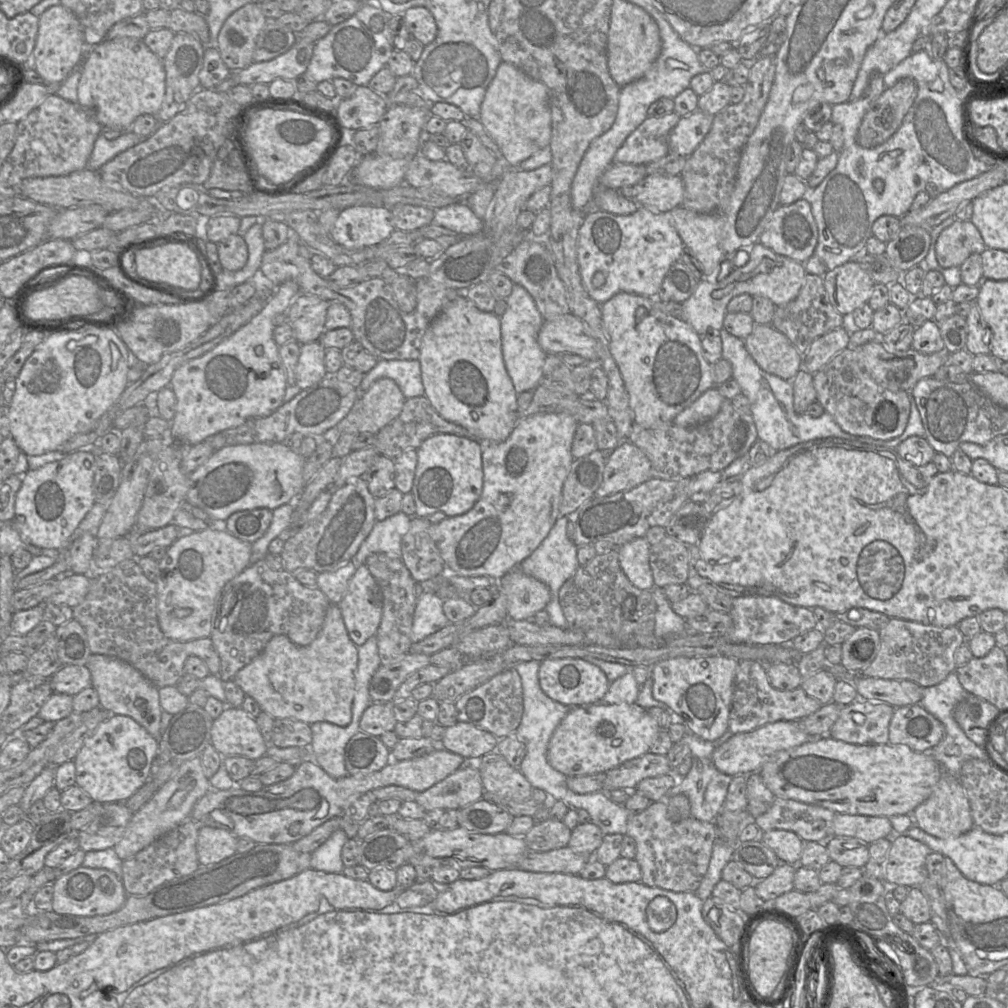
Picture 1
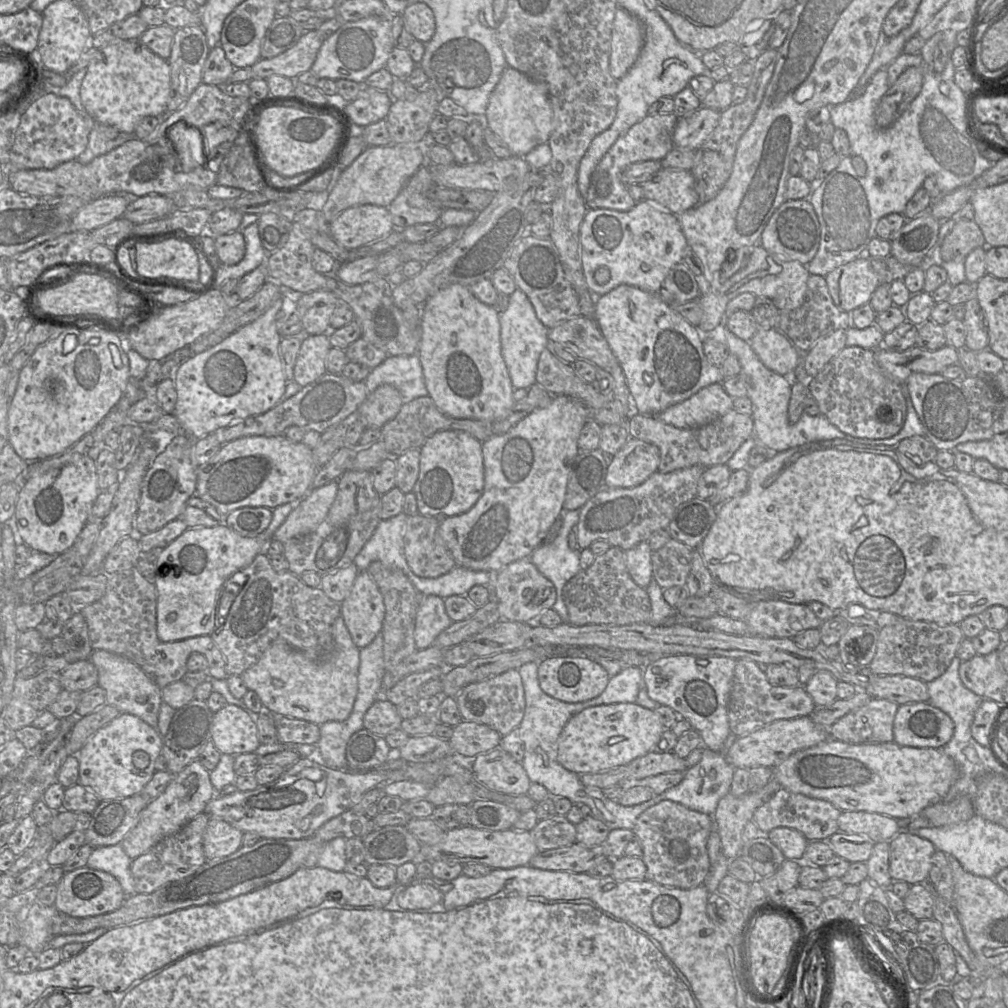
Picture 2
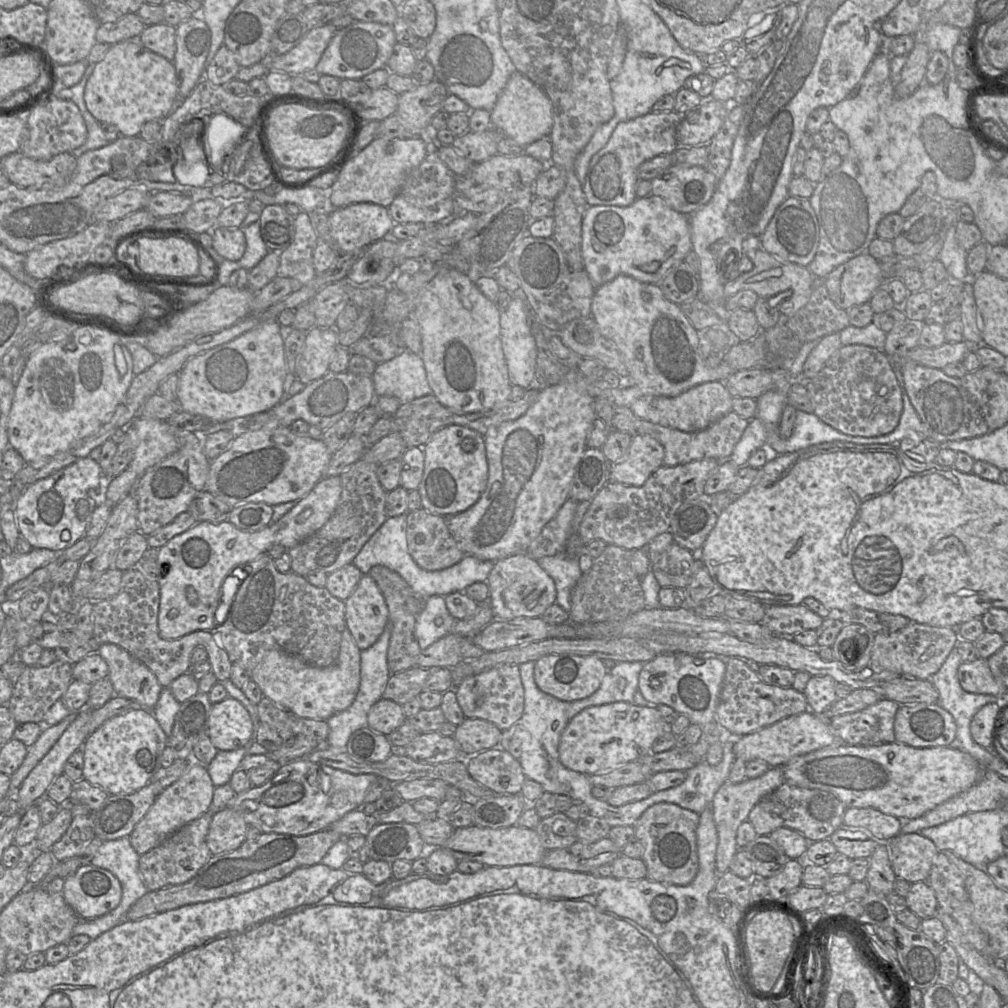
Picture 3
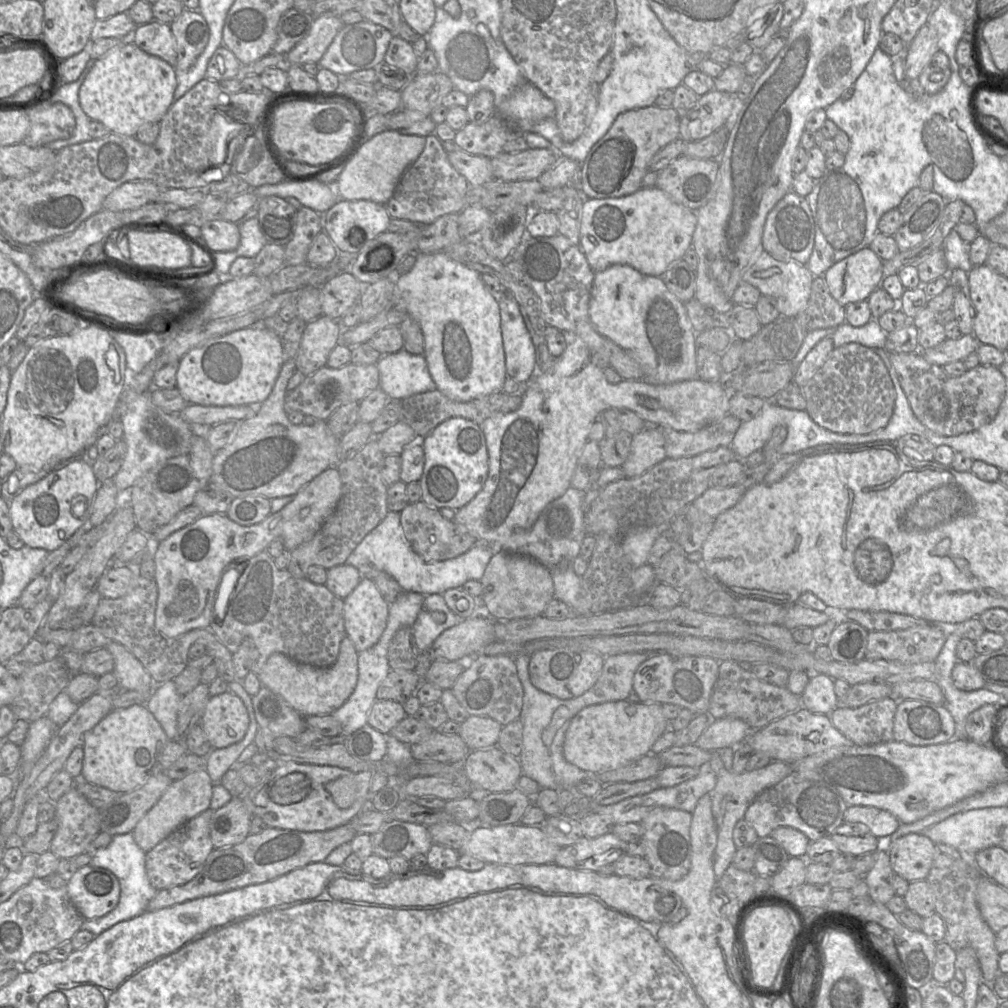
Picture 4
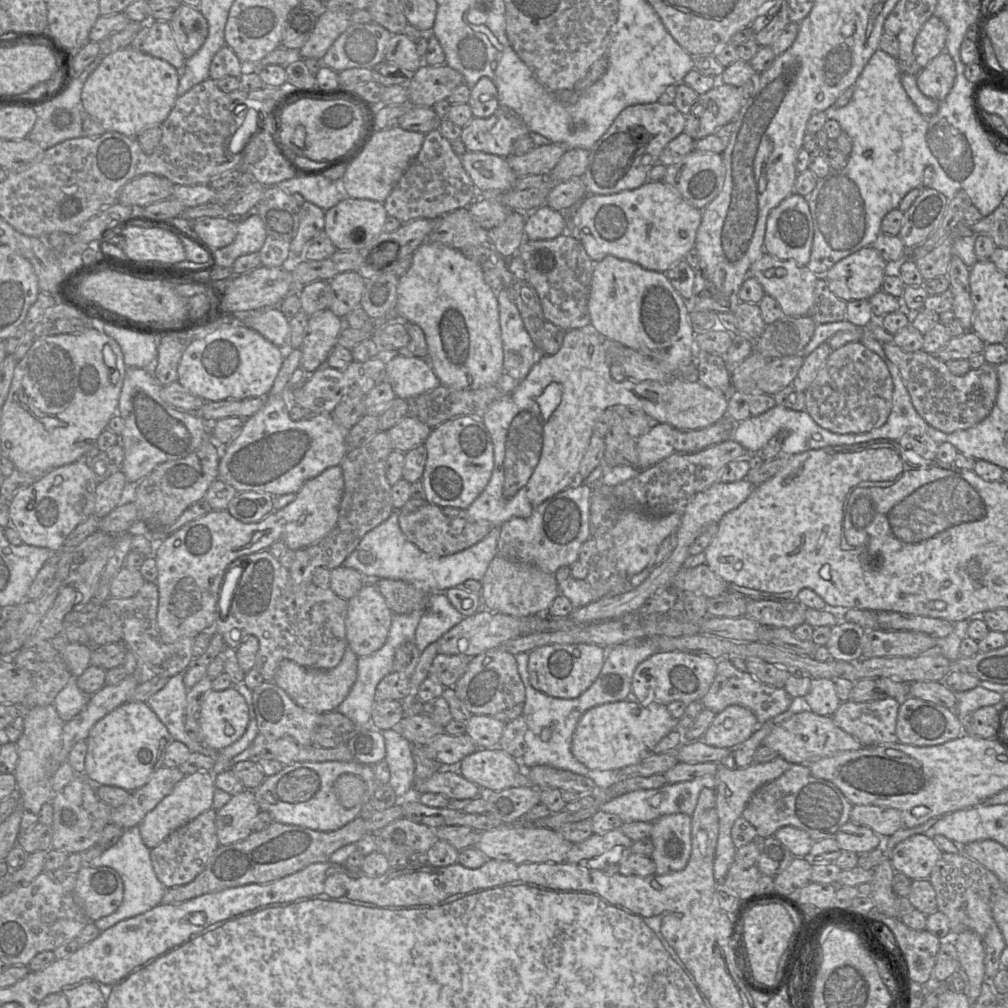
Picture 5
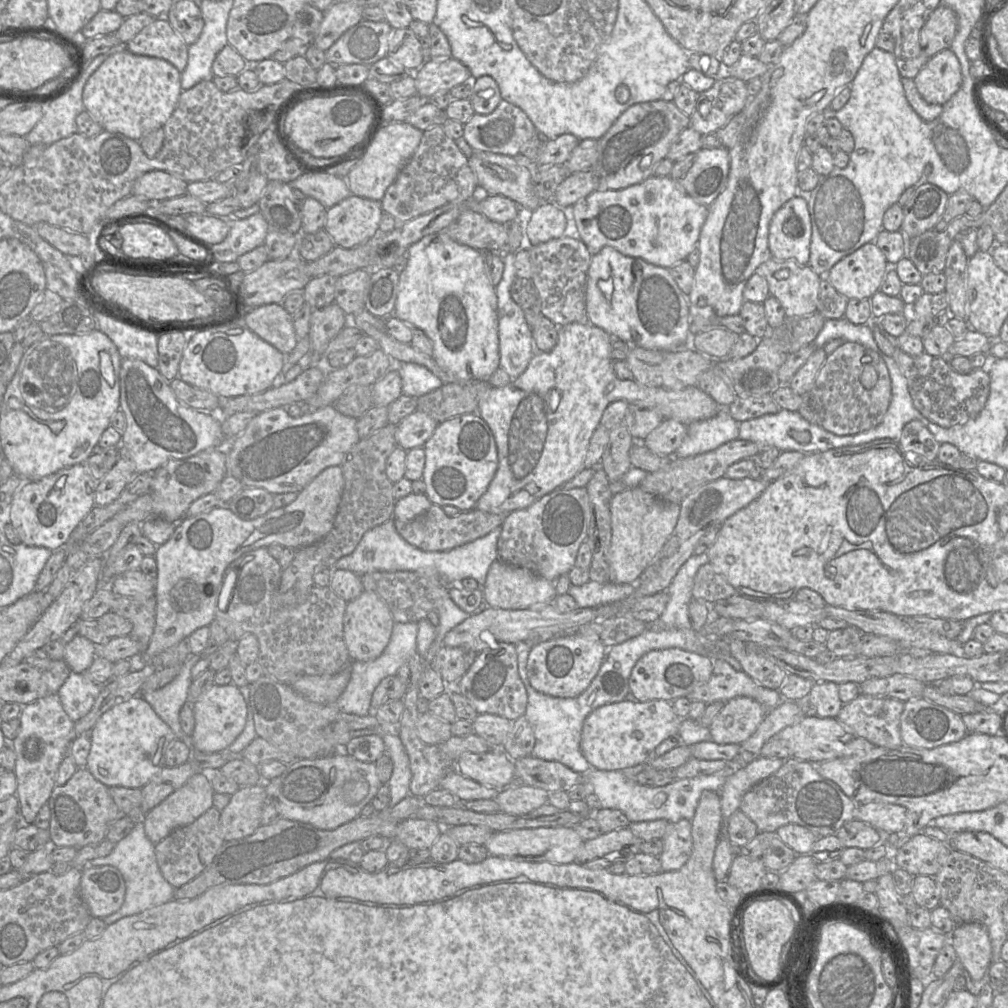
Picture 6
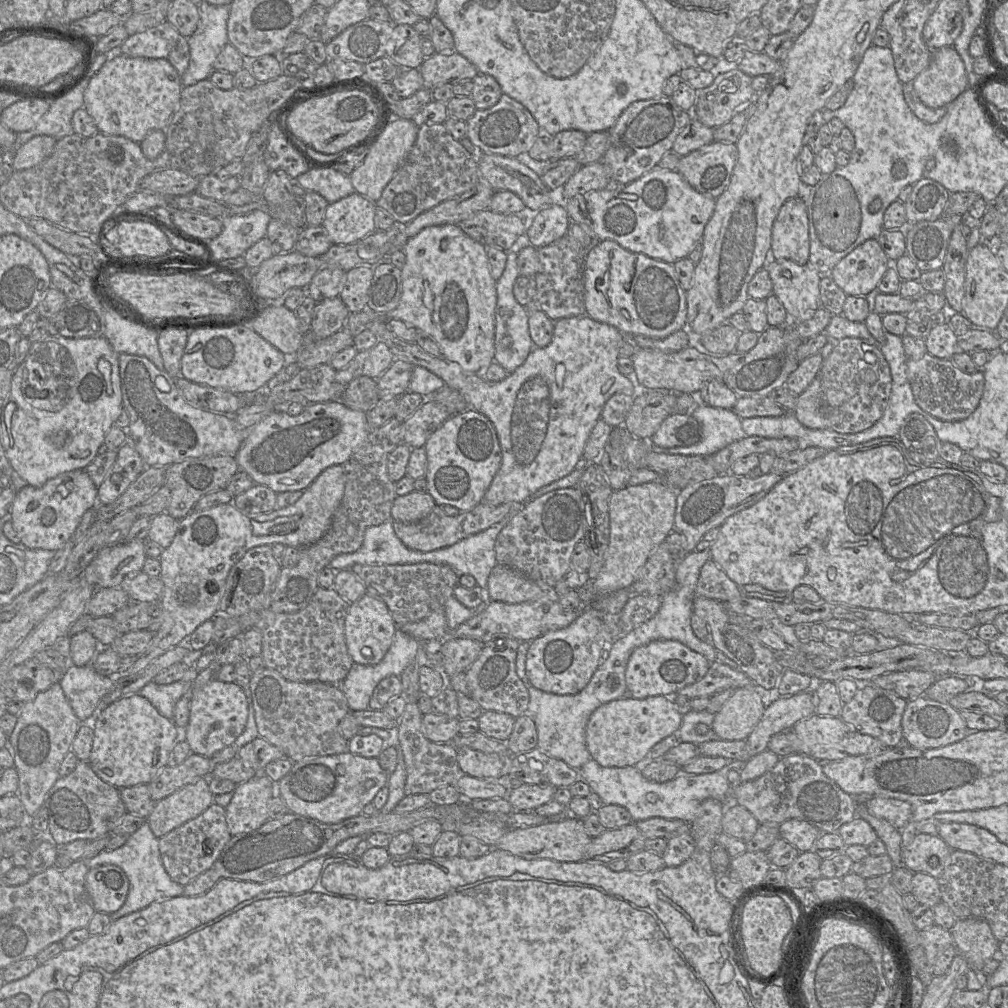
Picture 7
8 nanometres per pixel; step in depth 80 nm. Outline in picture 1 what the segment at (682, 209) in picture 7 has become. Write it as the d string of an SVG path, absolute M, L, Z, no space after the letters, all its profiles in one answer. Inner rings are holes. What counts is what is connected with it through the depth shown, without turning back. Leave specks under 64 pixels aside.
M639 206L630 215L615 215L599 209L586 211L583 223L578 232L577 257L582 285L589 296L599 305L620 292L656 298L662 282L670 267L680 260L684 243L667 214L652 212ZM597 271L606 275L606 282L601 288L594 288L592 277Z

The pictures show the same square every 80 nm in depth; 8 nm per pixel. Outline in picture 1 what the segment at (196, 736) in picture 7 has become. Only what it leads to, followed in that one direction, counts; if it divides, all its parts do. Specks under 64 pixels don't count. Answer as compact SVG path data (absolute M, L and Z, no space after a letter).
M226 707L213 720L211 745L222 757L242 756L256 761L270 744L263 739L256 718L242 707Z

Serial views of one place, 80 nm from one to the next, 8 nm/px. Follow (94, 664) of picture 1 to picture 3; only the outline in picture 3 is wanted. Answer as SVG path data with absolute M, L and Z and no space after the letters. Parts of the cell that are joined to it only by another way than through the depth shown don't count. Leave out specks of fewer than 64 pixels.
M112 643L100 645L97 653L108 664L114 696L134 700L149 710L155 707L163 687L143 663Z

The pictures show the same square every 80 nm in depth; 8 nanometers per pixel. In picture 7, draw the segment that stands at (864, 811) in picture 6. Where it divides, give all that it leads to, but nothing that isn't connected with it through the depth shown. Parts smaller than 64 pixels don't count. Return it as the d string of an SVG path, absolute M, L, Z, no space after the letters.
M871 797L864 800L864 805L872 816L888 821L897 829L902 830L911 819L911 805L898 799Z

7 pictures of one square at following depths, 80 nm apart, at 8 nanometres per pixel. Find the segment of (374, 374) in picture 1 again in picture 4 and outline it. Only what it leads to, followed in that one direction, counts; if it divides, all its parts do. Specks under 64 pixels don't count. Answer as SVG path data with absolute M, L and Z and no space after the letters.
M402 349L381 356L376 365L380 375L379 387L391 400L403 400L437 389L424 355L411 354Z

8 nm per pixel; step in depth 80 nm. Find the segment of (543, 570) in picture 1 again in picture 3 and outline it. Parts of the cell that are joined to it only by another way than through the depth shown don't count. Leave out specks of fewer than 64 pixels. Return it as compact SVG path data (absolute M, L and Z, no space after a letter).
M563 552L539 558L537 562L555 583L556 603L569 613L571 590L582 575L578 558L566 559Z

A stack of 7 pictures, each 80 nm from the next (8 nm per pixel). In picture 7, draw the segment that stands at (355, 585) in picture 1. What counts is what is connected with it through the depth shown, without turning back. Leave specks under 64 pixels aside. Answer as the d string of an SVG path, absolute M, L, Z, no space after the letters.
M365 594L351 603L345 619L345 641L353 662L362 665L378 664L390 648L396 630L397 625L383 601Z

